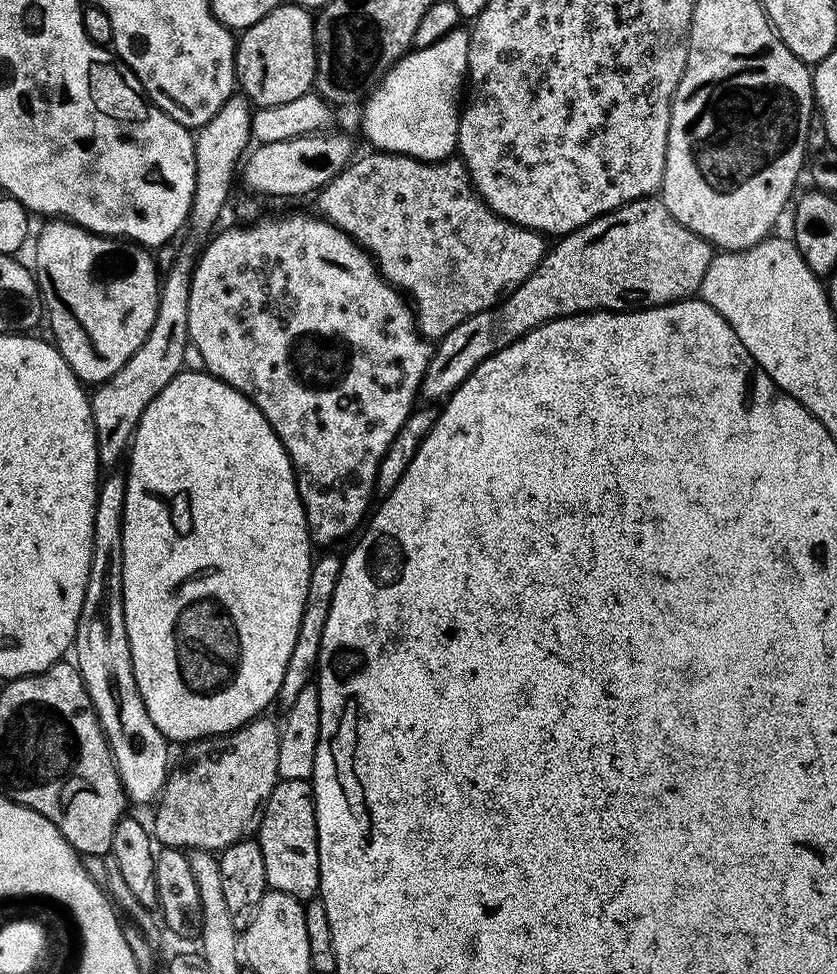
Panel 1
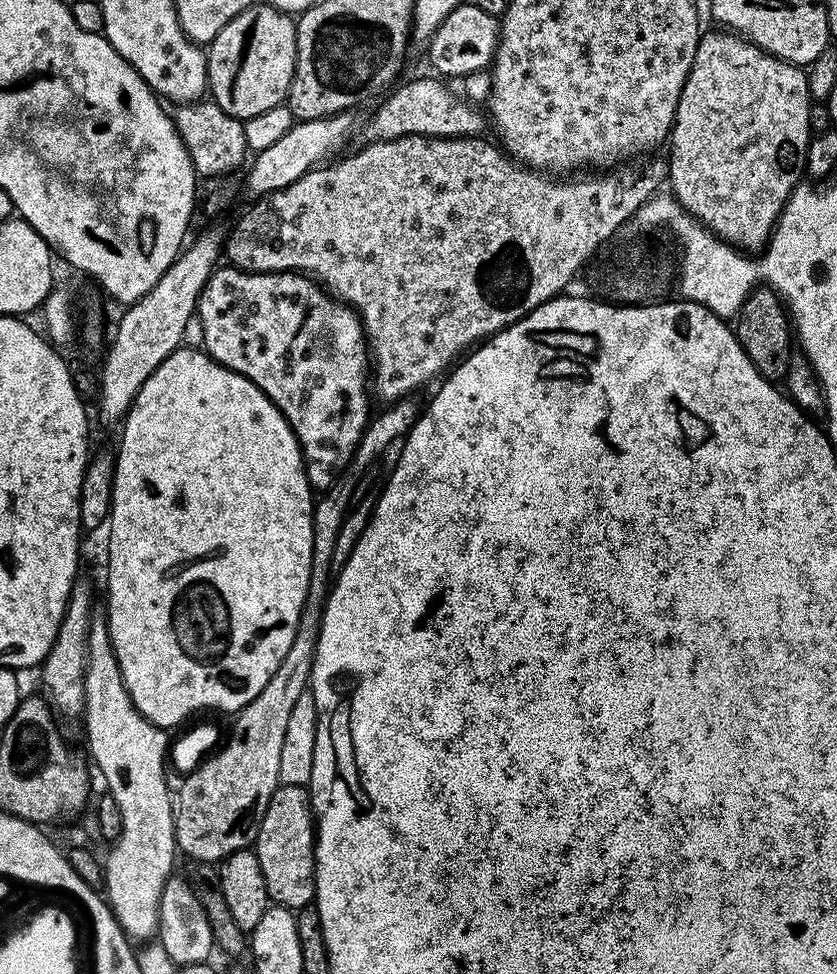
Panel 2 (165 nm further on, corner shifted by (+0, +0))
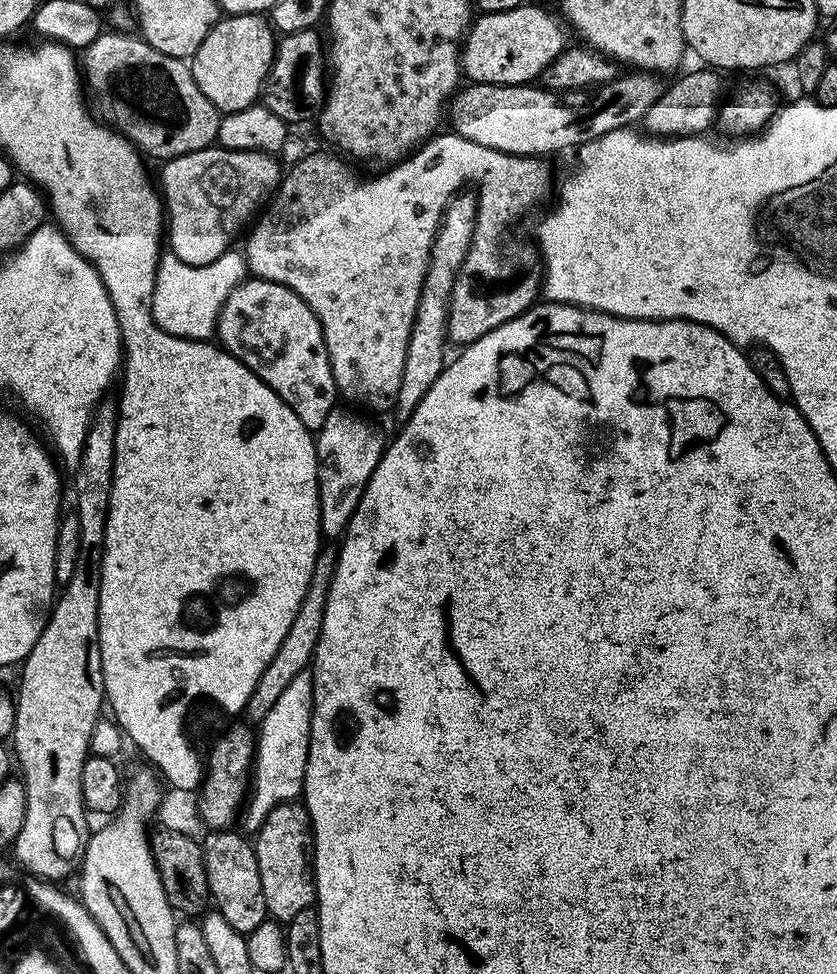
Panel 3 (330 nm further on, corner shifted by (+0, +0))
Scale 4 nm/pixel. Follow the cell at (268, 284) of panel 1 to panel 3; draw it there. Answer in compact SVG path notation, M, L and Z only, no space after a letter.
M255 278L245 279L232 291L230 298L226 298L226 302L220 311L220 317L216 323L216 336L224 351L229 352L234 358L238 358L246 367L249 368L258 378L262 378L262 382L266 382L266 386L270 386L270 390L274 390L282 398L282 402L286 402L286 406L290 406L290 410L294 410L294 414L298 414L298 422L302 422L302 426L306 426L308 431L316 434L320 431L326 416L330 414L332 408L337 407L338 393L336 383L334 382L334 374L330 370L330 358L326 350L326 342L322 334L322 326L318 322L318 318L314 314L314 310L310 310L310 306L306 306L306 302L302 302L302 298L298 298L298 294L294 294L294 290L290 290L281 284L275 284L269 280L258 280Z

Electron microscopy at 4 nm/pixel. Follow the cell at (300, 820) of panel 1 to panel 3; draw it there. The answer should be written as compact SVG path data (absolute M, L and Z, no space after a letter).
M303 803L279 804L270 810L254 836L258 858L258 874L262 874L262 894L266 897L269 917L276 922L286 922L316 902L314 875L314 841L312 820Z

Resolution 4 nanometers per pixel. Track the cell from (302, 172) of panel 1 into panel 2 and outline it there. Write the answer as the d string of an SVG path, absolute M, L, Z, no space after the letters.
M432 74L427 75L421 80L412 80L409 84L401 83L383 97L385 100L373 110L372 117L364 124L365 141L393 140L403 136L479 137L483 133L480 131L483 130L484 124L486 128L485 113L481 109L480 113L474 105L467 104L462 97L455 96L444 85L447 83L443 79Z

